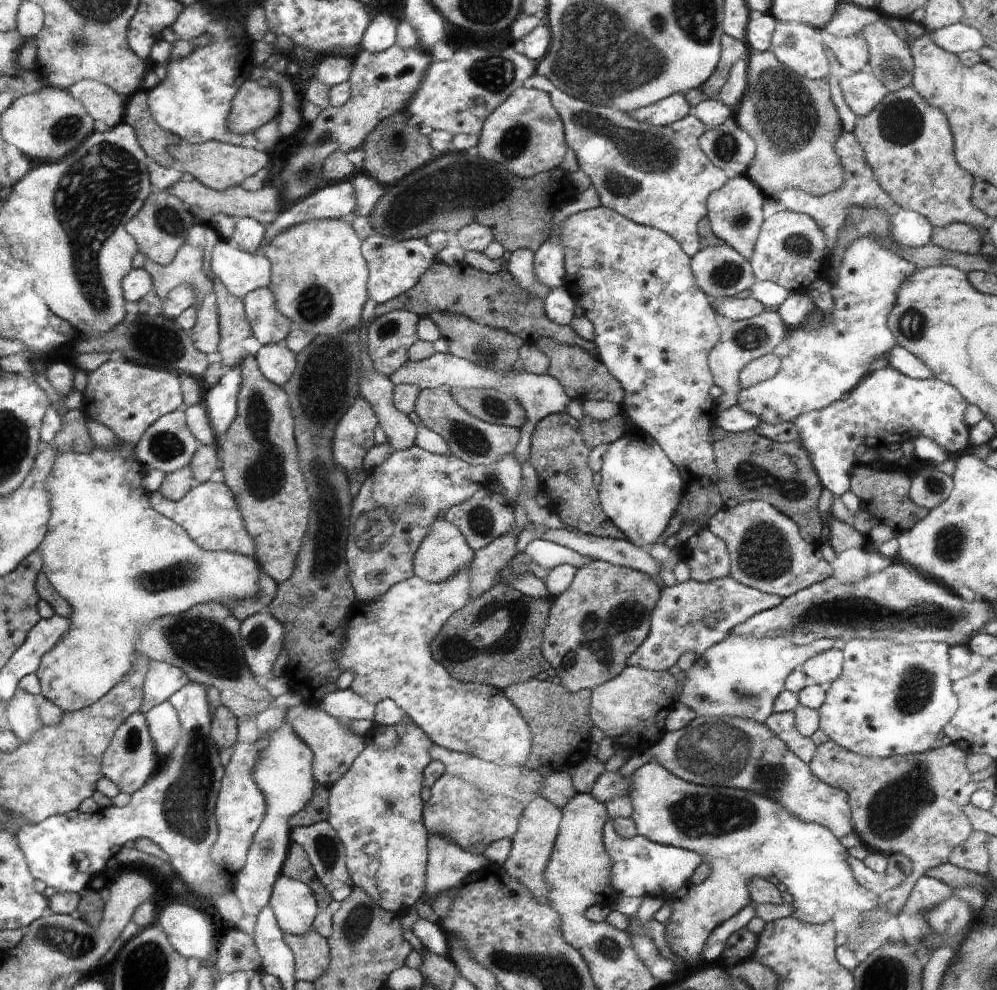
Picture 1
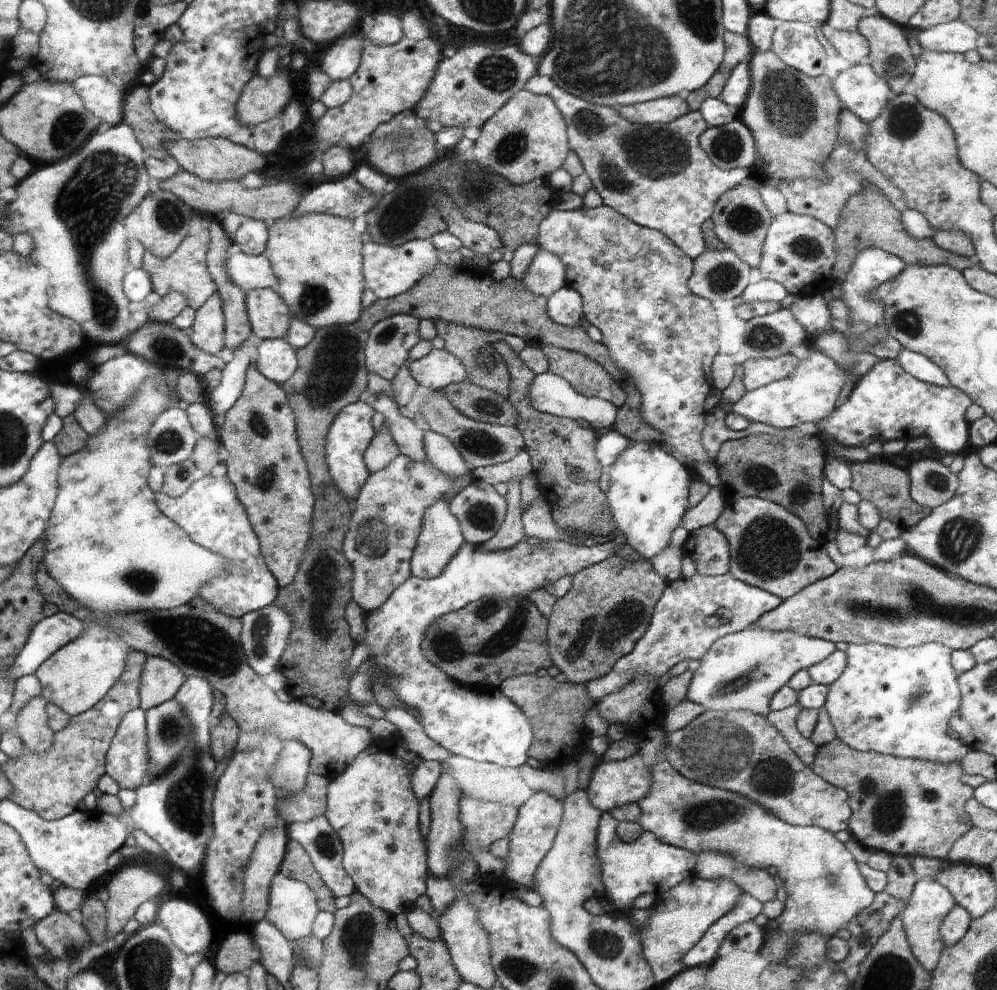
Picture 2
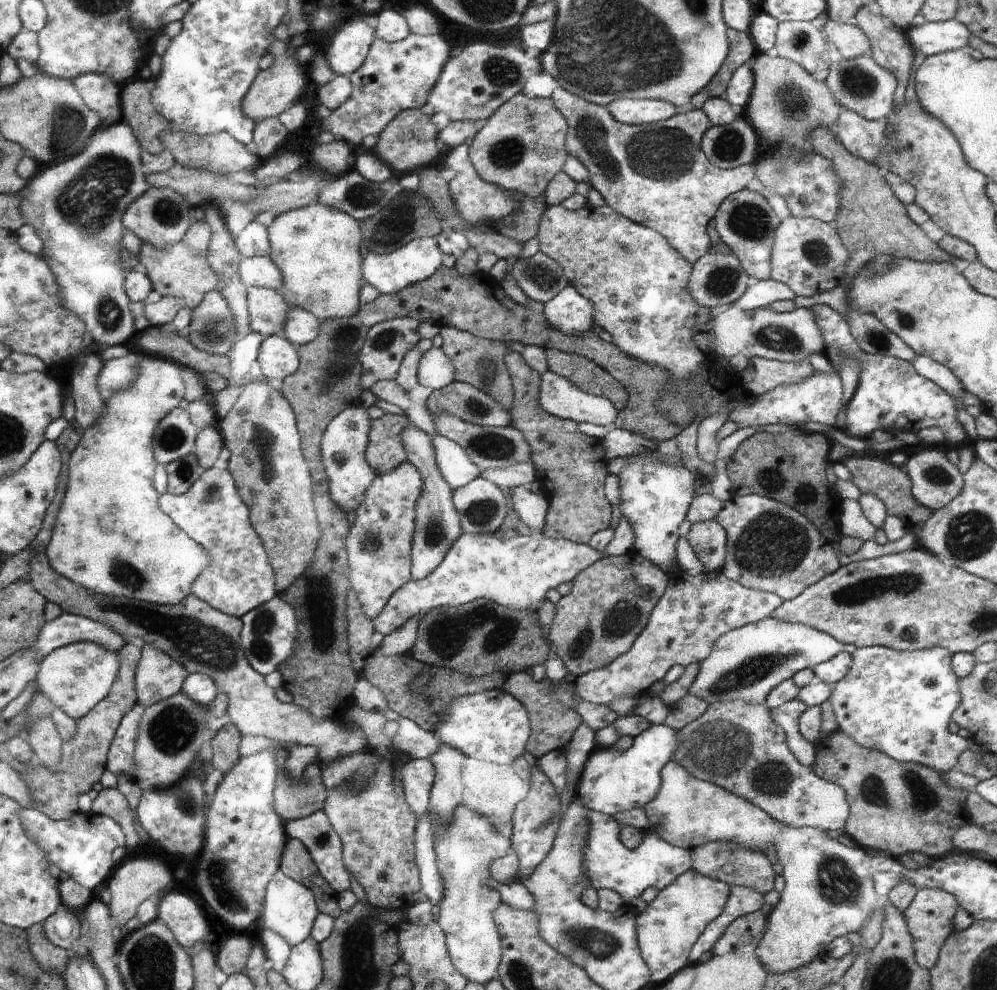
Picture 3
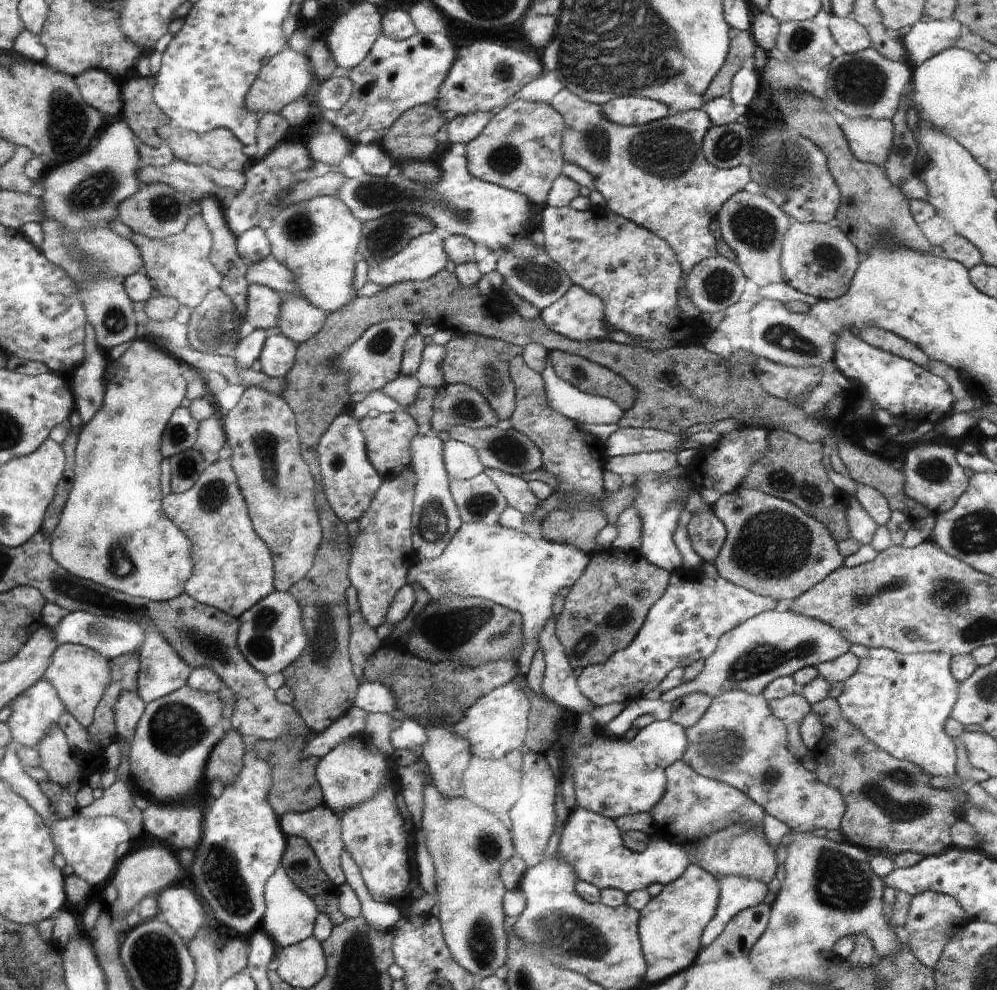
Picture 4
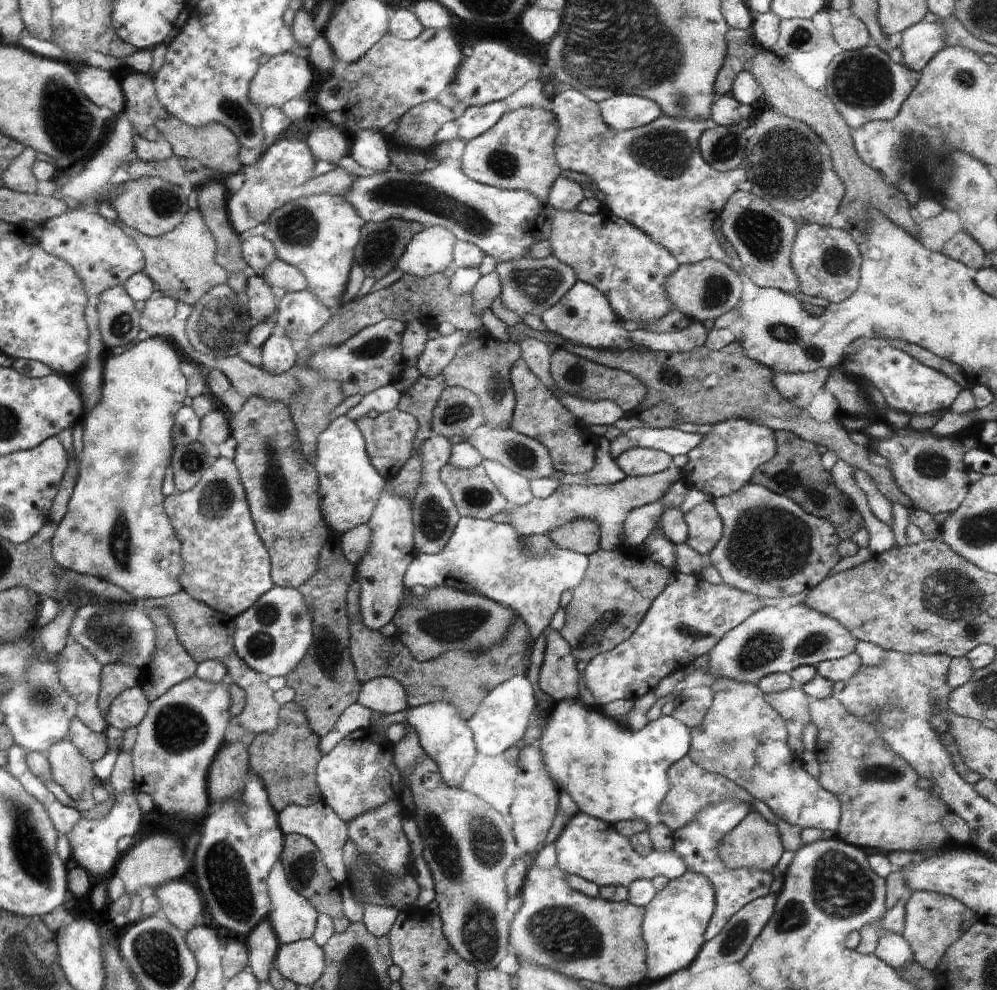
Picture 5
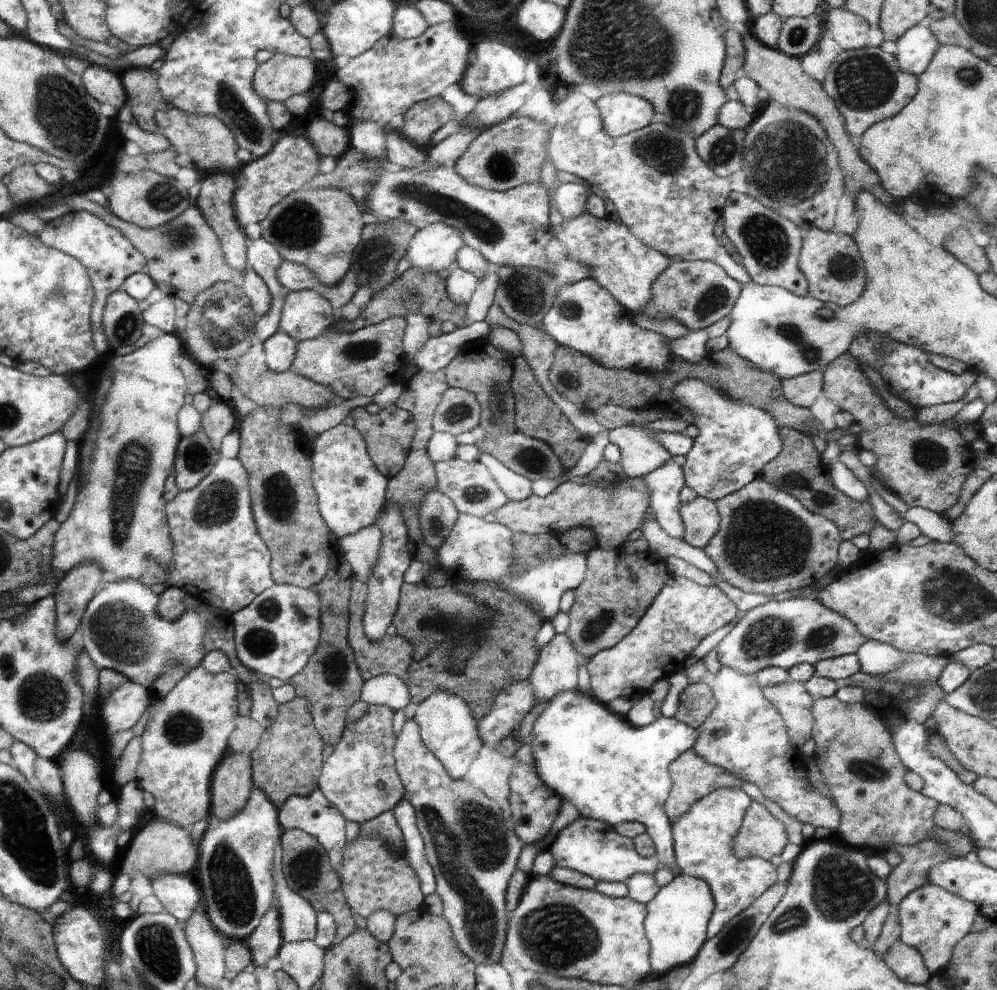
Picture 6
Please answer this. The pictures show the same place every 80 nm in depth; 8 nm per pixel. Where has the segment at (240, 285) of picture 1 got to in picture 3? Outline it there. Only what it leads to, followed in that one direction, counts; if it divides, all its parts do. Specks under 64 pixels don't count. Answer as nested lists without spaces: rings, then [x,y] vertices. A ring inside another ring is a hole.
[[[268,255],[240,258],[240,280],[247,287],[265,287],[280,292],[282,289],[282,272]]]

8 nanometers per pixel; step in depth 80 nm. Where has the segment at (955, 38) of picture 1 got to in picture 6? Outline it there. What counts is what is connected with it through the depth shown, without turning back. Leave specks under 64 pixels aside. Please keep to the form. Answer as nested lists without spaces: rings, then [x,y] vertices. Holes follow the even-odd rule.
[[[925,23],[913,26],[896,41],[897,63],[904,72],[919,77],[928,68],[938,45]]]

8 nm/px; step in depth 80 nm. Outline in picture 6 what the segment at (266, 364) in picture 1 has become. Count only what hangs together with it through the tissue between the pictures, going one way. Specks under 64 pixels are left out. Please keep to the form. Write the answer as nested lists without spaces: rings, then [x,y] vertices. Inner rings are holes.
[[[276,331],[274,335],[267,338],[264,344],[266,364],[270,371],[283,373],[291,370],[293,360],[297,353],[297,341],[284,331]]]

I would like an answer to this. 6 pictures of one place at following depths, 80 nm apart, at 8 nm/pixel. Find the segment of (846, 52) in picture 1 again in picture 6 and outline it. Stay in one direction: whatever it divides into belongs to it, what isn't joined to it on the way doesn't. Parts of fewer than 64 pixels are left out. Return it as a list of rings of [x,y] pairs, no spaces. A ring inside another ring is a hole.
[[[826,8],[826,22],[834,42],[844,51],[868,46],[871,26],[860,15],[845,8]]]

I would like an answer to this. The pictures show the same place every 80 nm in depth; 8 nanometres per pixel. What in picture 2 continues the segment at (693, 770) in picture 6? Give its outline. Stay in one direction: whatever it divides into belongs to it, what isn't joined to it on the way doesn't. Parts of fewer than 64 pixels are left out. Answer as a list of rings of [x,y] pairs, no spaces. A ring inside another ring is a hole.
[[[666,761],[656,762],[654,766],[652,766],[652,788],[650,788],[650,792],[648,792],[648,796],[644,796],[642,800],[638,800],[636,802],[638,808],[640,808],[640,820],[638,823],[640,824],[643,832],[652,832],[652,836],[658,840],[658,842],[662,842],[664,844],[668,844],[674,847],[684,848],[689,852],[695,853],[696,855],[700,854],[700,852],[720,852],[720,854],[730,854],[732,858],[734,858],[734,862],[738,860],[738,864],[744,864],[744,866],[756,866],[756,868],[766,868],[768,870],[771,866],[777,869],[778,875],[780,876],[780,880],[784,881],[784,889],[786,889],[787,899],[784,902],[784,910],[780,916],[775,918],[774,920],[769,920],[767,924],[769,924],[769,928],[764,933],[764,942],[762,946],[758,950],[758,953],[762,958],[766,958],[768,963],[770,964],[778,964],[778,966],[788,966],[788,962],[792,960],[792,958],[796,958],[796,954],[798,954],[798,948],[800,948],[800,940],[808,940],[808,936],[820,936],[820,940],[824,940],[824,946],[826,946],[826,942],[830,940],[830,938],[834,938],[836,934],[842,929],[846,929],[850,932],[851,937],[847,940],[847,944],[849,945],[849,956],[846,959],[846,964],[848,966],[855,966],[860,964],[866,958],[866,955],[870,952],[866,952],[866,954],[856,954],[856,918],[876,918],[876,932],[878,930],[882,930],[880,932],[880,936],[890,928],[890,923],[886,920],[886,896],[888,898],[894,898],[894,896],[890,896],[888,892],[886,892],[886,886],[884,886],[884,890],[882,892],[874,892],[868,887],[868,884],[864,882],[864,878],[860,876],[860,870],[858,870],[858,864],[856,864],[856,860],[854,856],[845,848],[845,844],[839,842],[836,839],[836,836],[832,834],[832,832],[827,832],[822,828],[816,826],[797,826],[788,824],[788,822],[783,822],[780,818],[776,818],[776,816],[772,816],[768,812],[764,811],[762,806],[756,804],[756,802],[752,802],[750,798],[746,798],[746,796],[741,796],[736,792],[728,792],[728,790],[720,790],[720,788],[710,788],[710,786],[704,786],[704,784],[700,784],[698,782],[692,782],[686,778],[686,776],[682,776],[682,774],[678,774],[670,764]]]

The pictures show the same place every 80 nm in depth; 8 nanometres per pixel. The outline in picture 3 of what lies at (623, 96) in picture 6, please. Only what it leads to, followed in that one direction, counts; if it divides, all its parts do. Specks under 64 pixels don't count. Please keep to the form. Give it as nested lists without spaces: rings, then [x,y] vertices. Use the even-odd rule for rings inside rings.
[[[655,99],[616,100],[608,104],[612,116],[623,124],[646,125],[672,118],[688,109],[676,108],[672,102]]]

